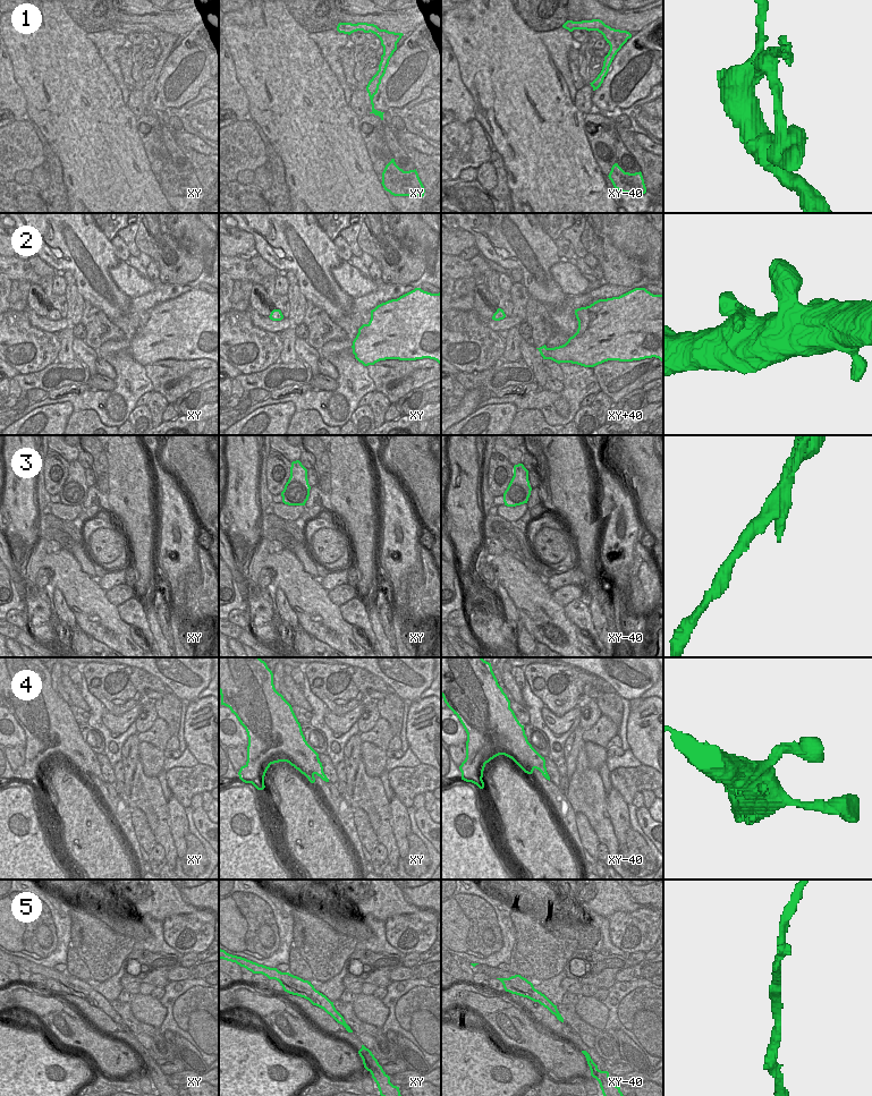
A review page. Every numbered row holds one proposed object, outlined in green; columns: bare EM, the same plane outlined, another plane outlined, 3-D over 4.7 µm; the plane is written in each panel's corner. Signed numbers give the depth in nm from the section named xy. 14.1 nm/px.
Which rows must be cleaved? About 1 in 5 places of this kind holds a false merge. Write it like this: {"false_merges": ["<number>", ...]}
{"false_merges": ["3"]}

